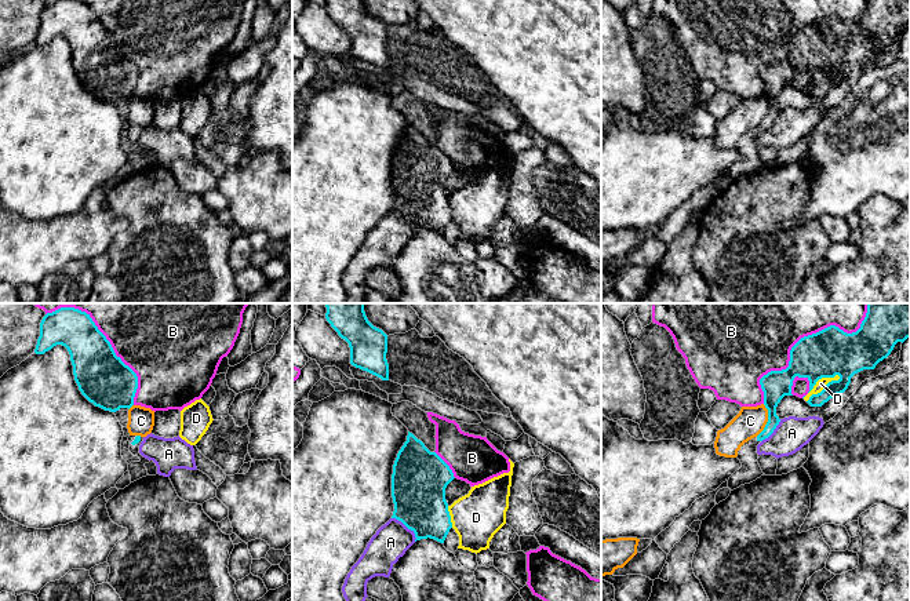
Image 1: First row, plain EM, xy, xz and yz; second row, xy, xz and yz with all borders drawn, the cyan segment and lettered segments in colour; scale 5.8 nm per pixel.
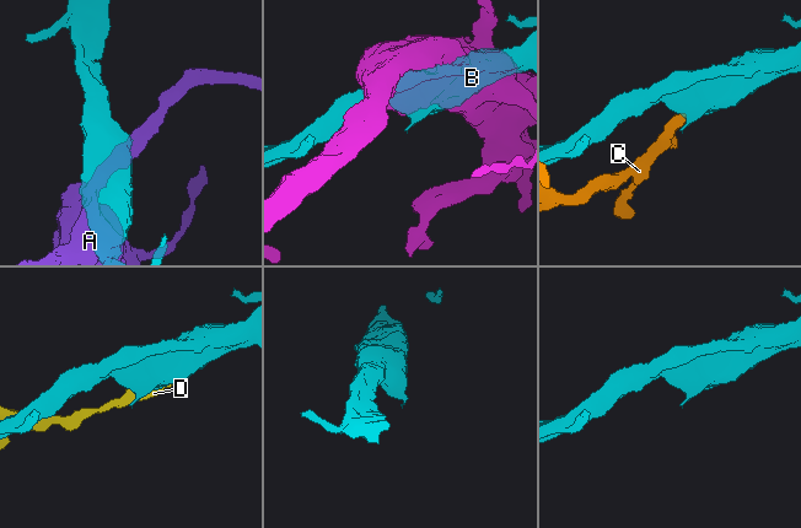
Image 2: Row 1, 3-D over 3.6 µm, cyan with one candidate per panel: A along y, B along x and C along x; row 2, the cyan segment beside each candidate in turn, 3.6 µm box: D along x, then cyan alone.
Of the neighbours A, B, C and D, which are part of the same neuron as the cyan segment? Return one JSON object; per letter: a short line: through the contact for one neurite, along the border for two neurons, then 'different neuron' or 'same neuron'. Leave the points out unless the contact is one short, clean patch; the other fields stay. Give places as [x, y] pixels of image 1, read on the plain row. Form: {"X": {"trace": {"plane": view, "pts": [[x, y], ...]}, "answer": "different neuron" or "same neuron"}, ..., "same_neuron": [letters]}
{"A": {"answer": "different neuron"}, "B": {"answer": "different neuron"}, "C": {"trace": {"plane": "yz", "pts": [[764, 95], [767, 115], [756, 127]]}, "answer": "different neuron"}, "D": {"answer": "different neuron"}, "same_neuron": []}

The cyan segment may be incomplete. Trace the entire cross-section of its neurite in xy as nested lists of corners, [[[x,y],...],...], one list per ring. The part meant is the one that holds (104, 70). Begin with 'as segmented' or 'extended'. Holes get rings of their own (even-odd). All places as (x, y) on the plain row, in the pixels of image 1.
as segmented; [[[79,0],[47,4],[34,44],[44,45],[57,36],[68,40],[74,72],[90,94],[110,103],[134,96],[138,68],[116,47],[90,6]]]

